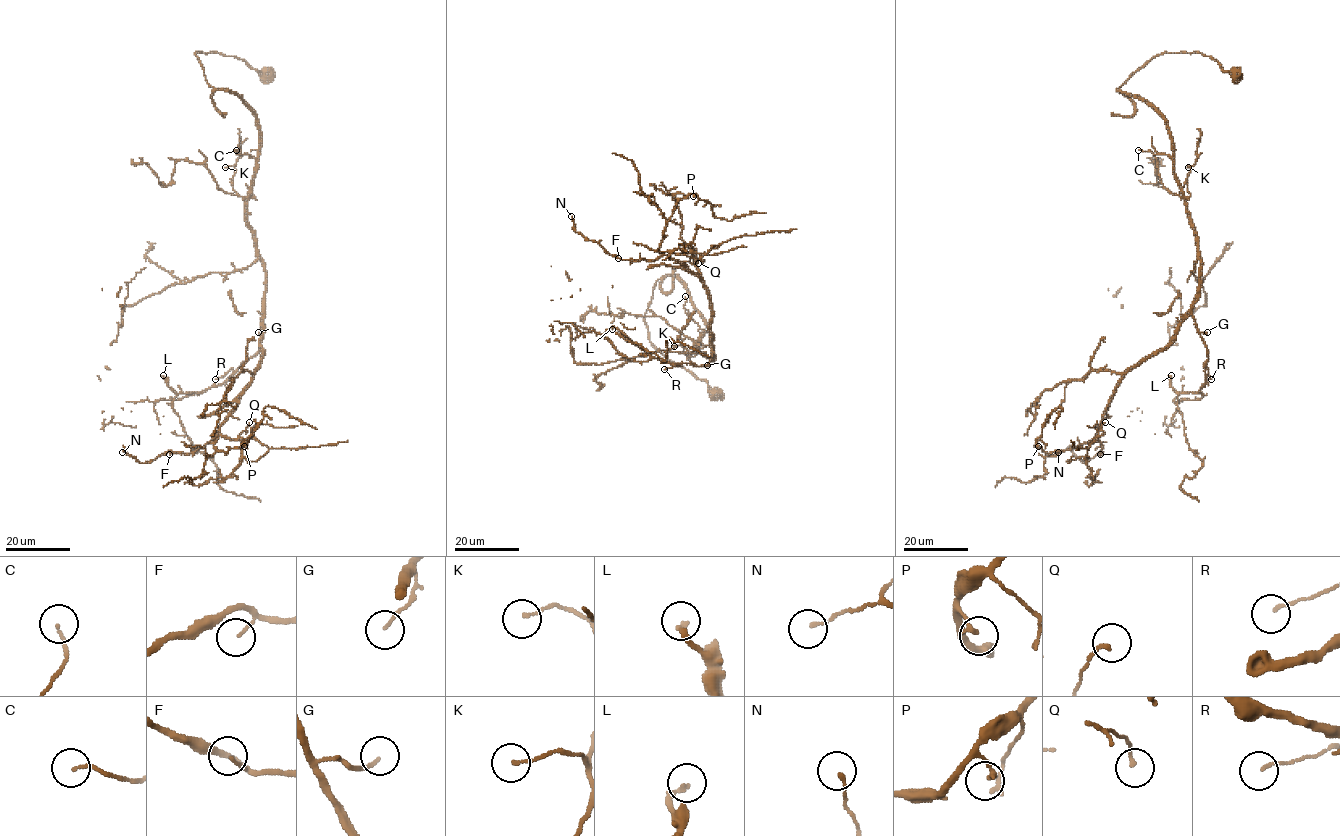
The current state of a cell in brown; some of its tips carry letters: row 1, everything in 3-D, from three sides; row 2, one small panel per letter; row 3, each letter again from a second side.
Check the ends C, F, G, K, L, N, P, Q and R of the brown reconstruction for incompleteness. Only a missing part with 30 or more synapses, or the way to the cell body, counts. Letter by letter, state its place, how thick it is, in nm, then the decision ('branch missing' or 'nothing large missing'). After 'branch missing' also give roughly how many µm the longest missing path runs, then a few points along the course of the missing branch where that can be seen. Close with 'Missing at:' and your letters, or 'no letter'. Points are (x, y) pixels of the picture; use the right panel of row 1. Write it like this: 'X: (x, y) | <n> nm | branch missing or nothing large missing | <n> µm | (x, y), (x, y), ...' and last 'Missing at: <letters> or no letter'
C: (1138, 150) | 110 nm | nothing large missing
F: (1100, 454) | 80 nm | nothing large missing
G: (1207, 332) | 110 nm | nothing large missing
K: (1188, 167) | 100 nm | nothing large missing
L: (1171, 375) | 170 nm | branch missing | 20 µm | (1171, 375), (1162, 371), (1157, 357), (1158, 324)
N: (1058, 452) | 120 nm | nothing large missing
P: (1038, 446) | 160 nm | nothing large missing
Q: (1105, 422) | 140 nm | nothing large missing
R: (1211, 379) | 110 nm | nothing large missing
Missing at: L

